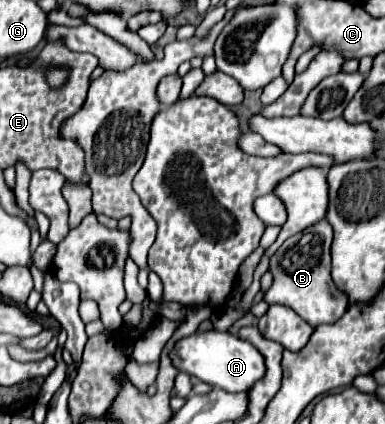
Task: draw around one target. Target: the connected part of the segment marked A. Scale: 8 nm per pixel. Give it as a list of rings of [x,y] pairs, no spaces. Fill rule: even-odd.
[[[197,331],[189,337],[183,337],[175,341],[173,349],[169,351],[171,363],[185,371],[187,375],[211,385],[225,389],[229,393],[237,391],[249,391],[255,381],[259,381],[265,375],[265,361],[263,355],[247,341],[239,339],[237,335],[231,335],[227,331]]]

